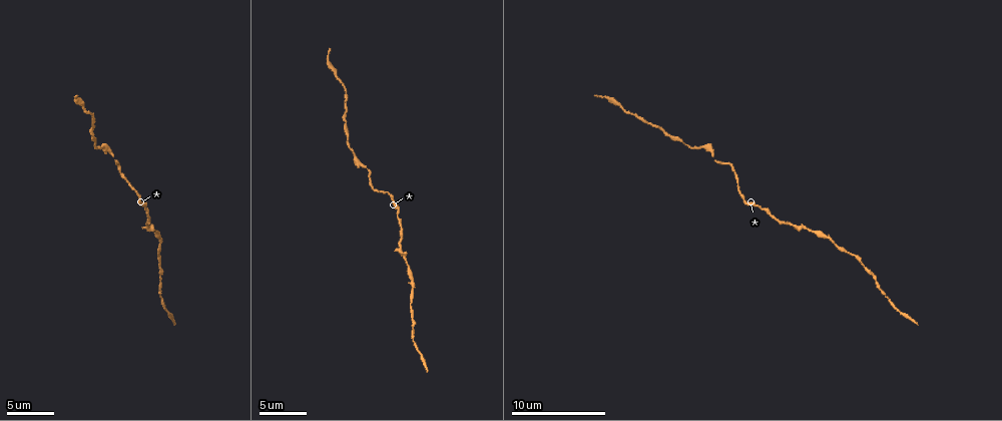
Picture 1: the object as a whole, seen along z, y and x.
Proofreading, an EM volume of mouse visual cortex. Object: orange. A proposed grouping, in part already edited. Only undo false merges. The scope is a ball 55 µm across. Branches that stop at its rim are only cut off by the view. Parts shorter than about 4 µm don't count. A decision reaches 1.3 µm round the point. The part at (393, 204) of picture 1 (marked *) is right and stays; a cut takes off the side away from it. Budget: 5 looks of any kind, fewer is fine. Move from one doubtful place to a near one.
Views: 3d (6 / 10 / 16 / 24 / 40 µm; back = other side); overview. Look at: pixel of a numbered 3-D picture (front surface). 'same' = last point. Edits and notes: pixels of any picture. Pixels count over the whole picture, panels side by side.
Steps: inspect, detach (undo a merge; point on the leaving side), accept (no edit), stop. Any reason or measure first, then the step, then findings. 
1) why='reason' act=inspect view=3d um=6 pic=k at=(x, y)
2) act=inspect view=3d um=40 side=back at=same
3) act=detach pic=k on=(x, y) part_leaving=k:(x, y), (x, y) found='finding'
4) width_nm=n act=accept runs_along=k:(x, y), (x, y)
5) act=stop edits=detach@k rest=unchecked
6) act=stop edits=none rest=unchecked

why='sudden change in width' act=inspect view=3d um=6 pic=1 at=(355, 153)

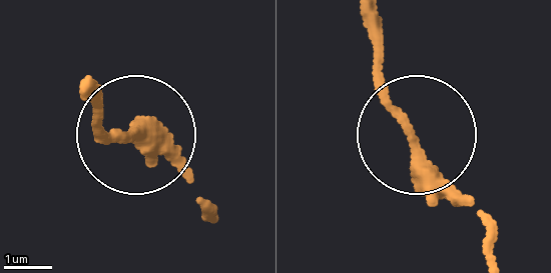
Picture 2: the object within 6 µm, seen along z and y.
act=inspect view=3d um=6 side=back pic=2 at=(408, 127)

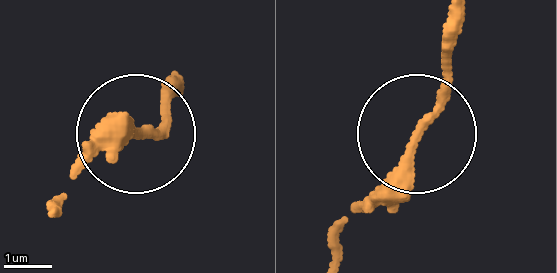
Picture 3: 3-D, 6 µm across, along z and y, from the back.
act=accept runs_along=3:(332, 255), (336, 231), (436, 100), (456, 16) found='one neuron here'

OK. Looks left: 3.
why='thick turns thin' act=inspect view=3d um=10 pic=1 at=(412, 315)

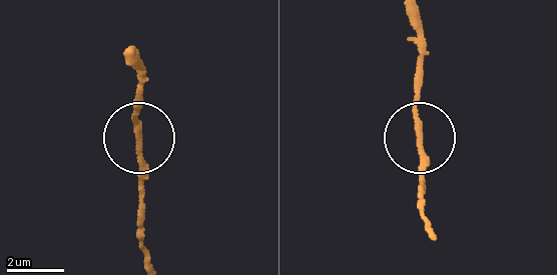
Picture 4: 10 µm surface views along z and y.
act=accept found='all the same neuron'

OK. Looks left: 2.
why='calibre changes' act=inspect view=3d um=10 pic=1 at=(829, 238)

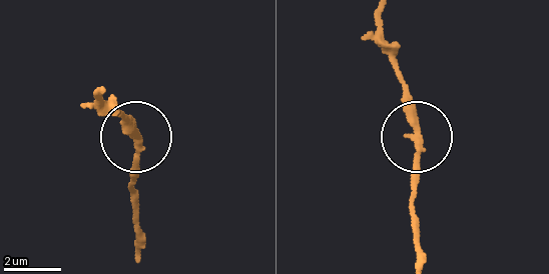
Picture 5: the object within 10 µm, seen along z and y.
width_nm=240 act=accept found='continuous, no second neuron'

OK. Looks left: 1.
act=stop edits=none rest=unchecked

